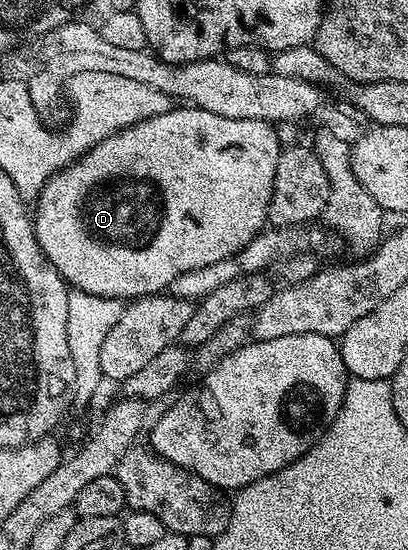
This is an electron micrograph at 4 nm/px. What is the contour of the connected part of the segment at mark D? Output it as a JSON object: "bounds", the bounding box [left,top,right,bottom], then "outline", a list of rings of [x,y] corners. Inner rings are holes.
{"bounds":[34,107,281,299],"outline":[[[174,107],[168,113],[145,117],[142,123],[134,123],[102,139],[102,143],[95,145],[89,153],[52,174],[40,188],[34,201],[34,228],[40,249],[73,290],[117,299],[151,297],[154,293],[165,292],[174,279],[178,279],[178,275],[186,275],[186,271],[198,271],[200,267],[210,267],[210,263],[218,263],[218,259],[226,259],[242,251],[242,247],[246,247],[246,243],[250,243],[250,239],[254,239],[265,228],[274,187],[274,167],[278,167],[281,148],[279,132],[267,121],[226,119],[223,115],[214,115],[214,111],[195,107]]]}

